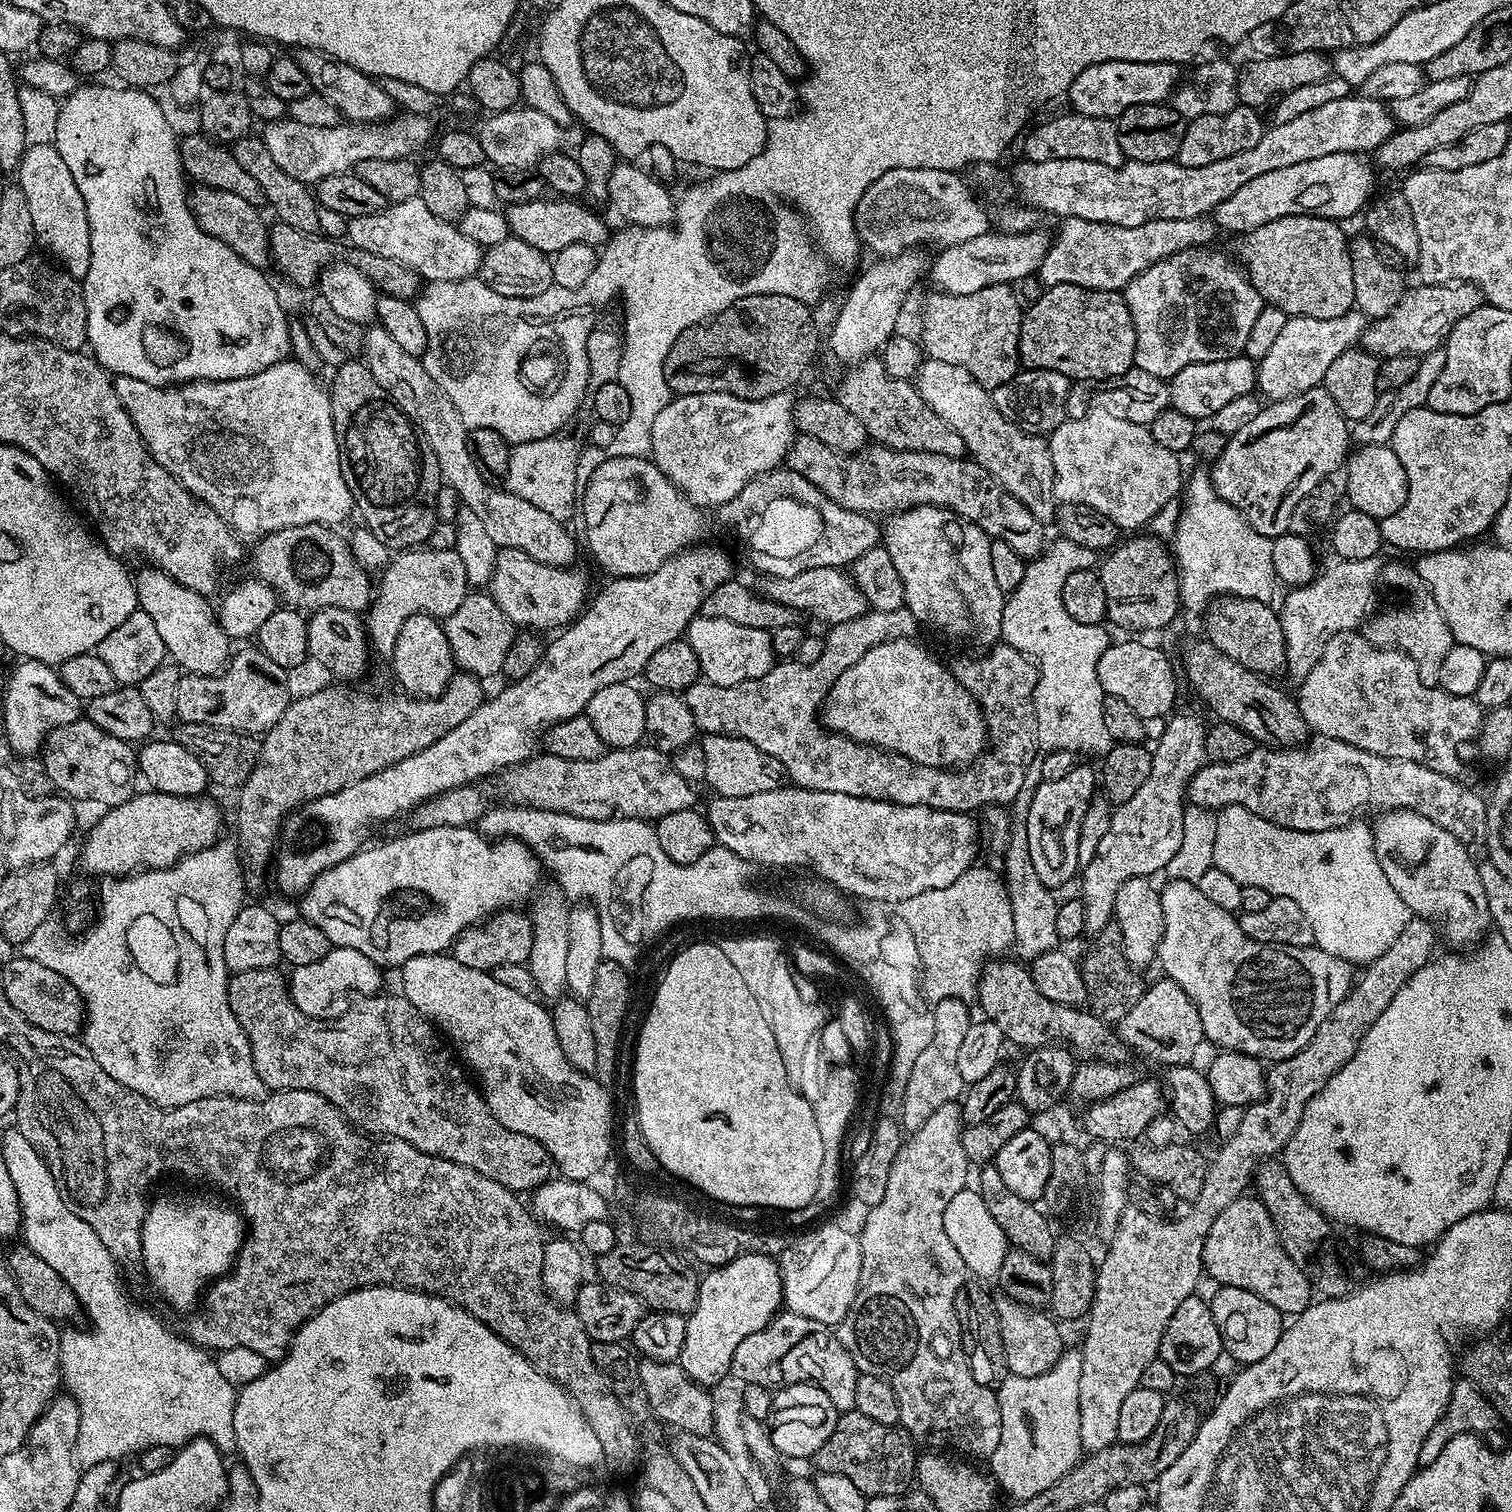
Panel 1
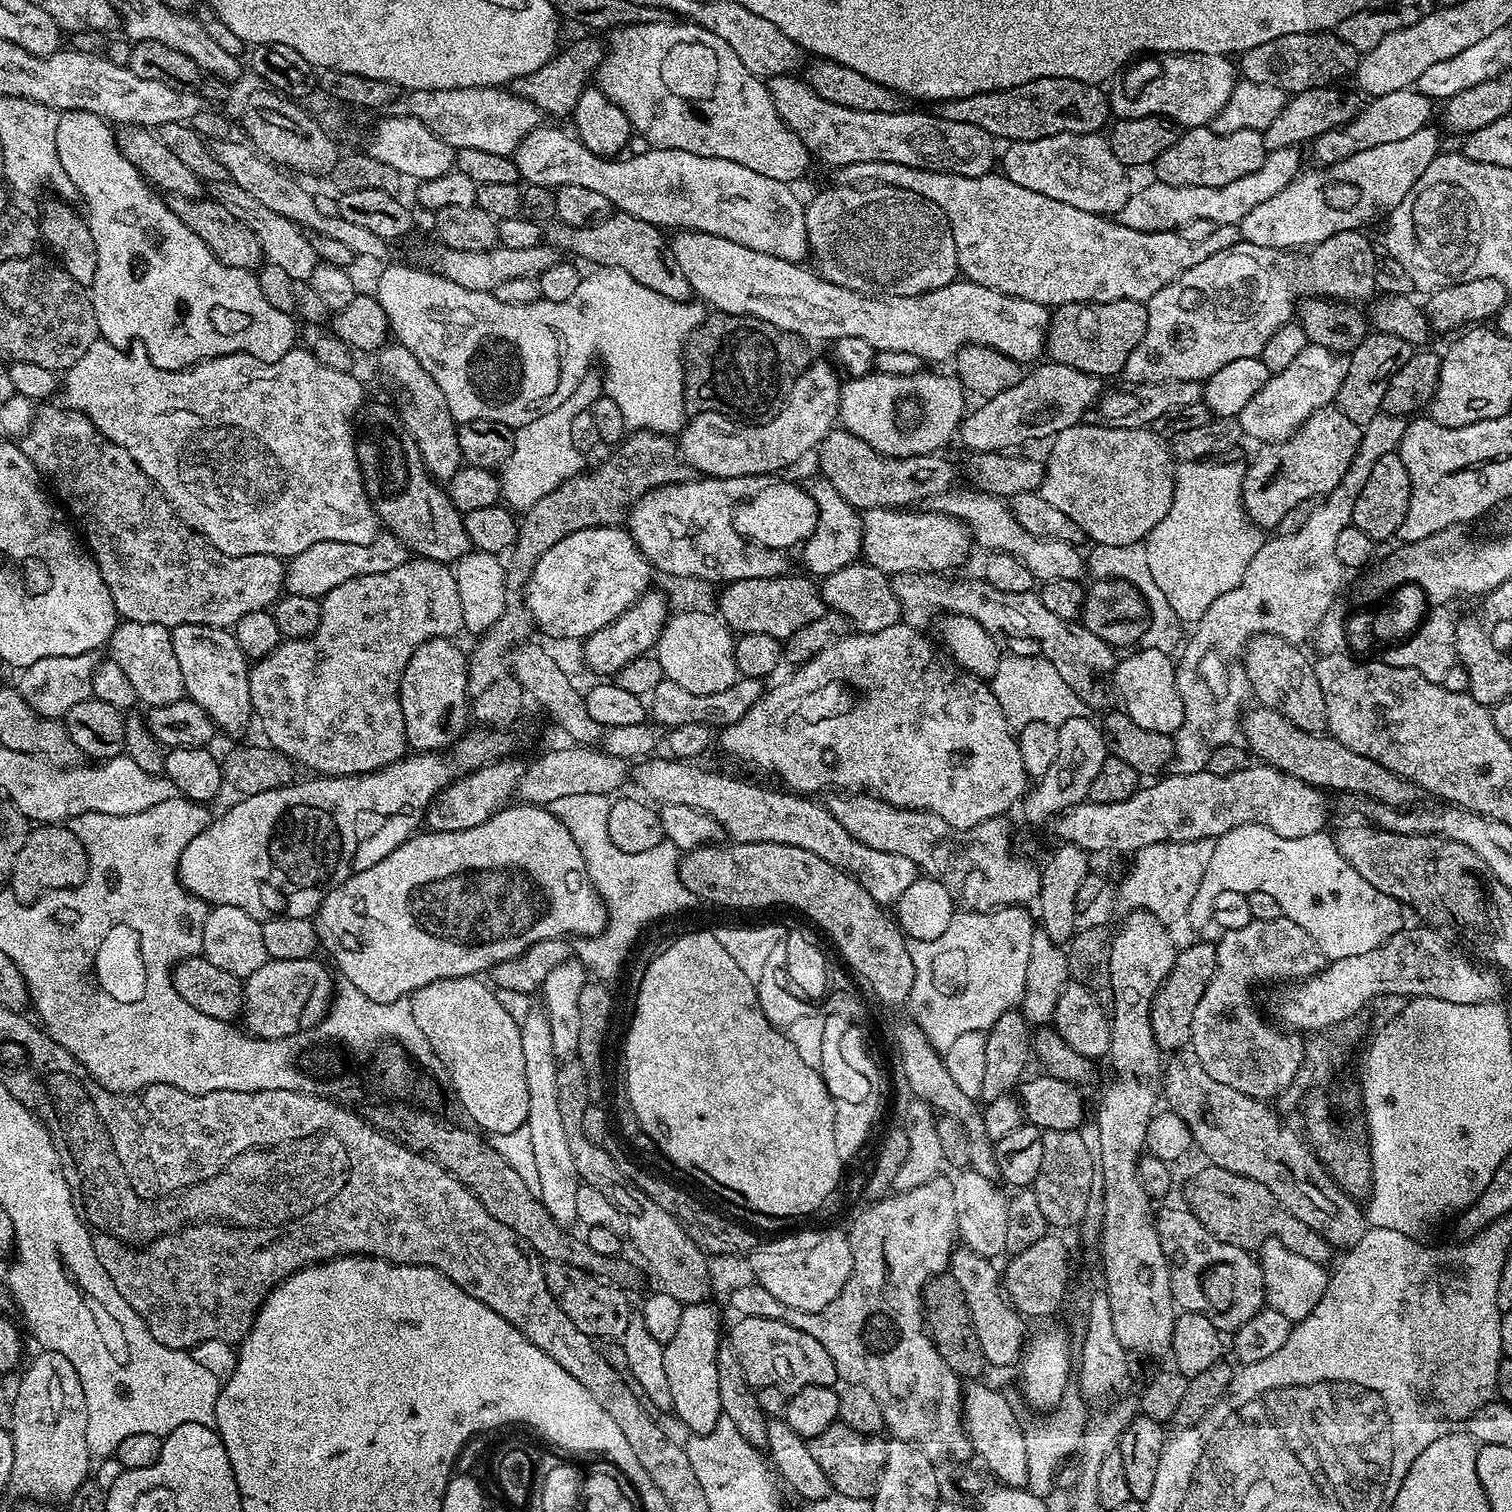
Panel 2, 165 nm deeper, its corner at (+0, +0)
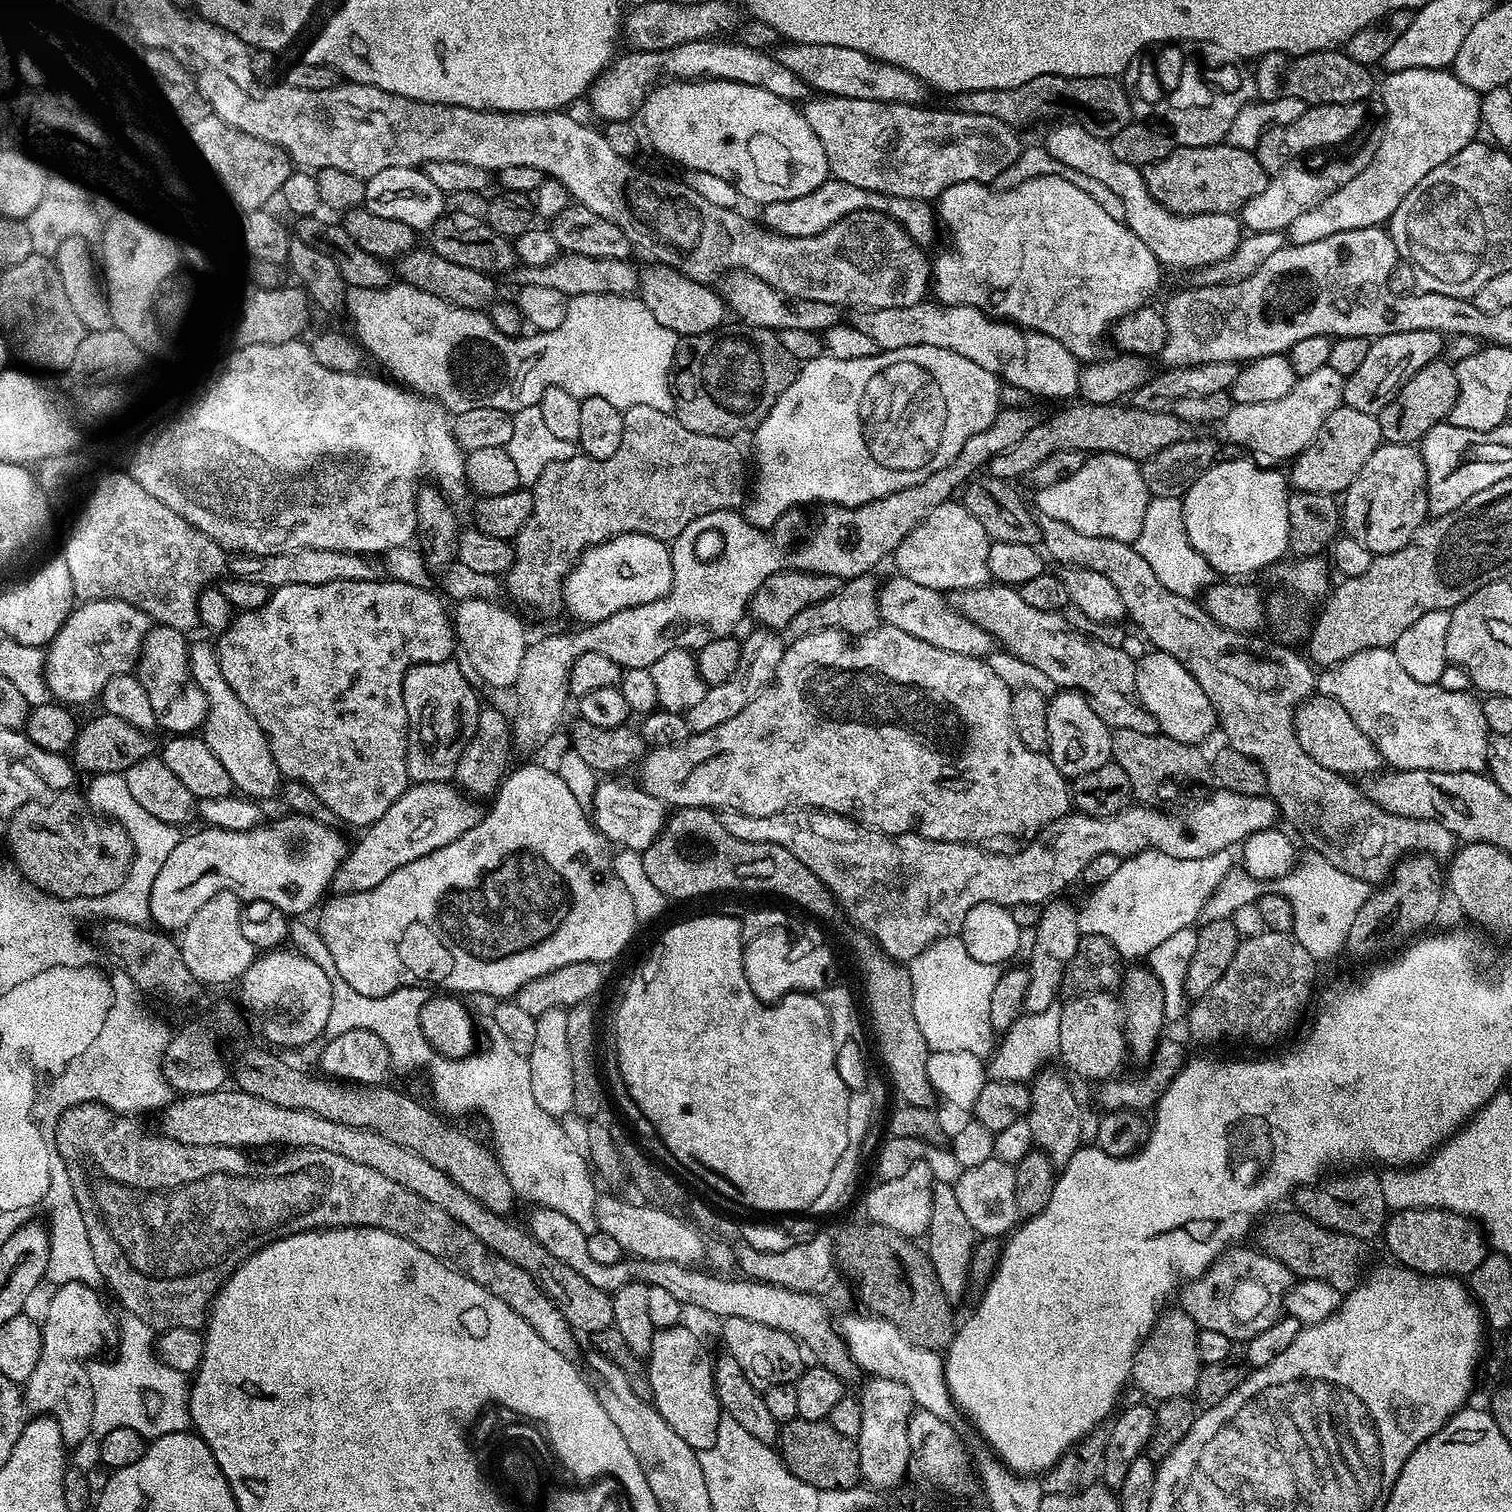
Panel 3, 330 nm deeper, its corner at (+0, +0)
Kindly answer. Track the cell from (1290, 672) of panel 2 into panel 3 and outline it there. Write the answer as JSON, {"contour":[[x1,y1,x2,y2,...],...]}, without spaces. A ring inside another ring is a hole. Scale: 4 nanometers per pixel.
{"contour":[[1310,696,1295,709,1293,724,1300,749,1323,769,1334,770,1347,778,1357,778,1364,774,1375,775,1383,767,1377,748,1366,734,1362,734,1350,714,1329,696]]}

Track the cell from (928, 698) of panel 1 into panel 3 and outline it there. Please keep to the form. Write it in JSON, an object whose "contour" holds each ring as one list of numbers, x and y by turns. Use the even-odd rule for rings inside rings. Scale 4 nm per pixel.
{"contour":[[881,626,865,636,854,637,838,630,822,630,791,641,785,647,782,662,778,662,775,680,753,698,746,710,734,714,730,722,722,722,722,726,714,726,714,730,689,735,687,740,669,748,652,748,638,765,638,784,646,794,673,809,721,810,725,807,751,816,769,816,789,810,839,812,885,836,915,834,928,840,976,844,984,842,980,840,996,840,999,836,1035,834,1058,817,1069,815,1070,784,1048,755,1030,750,1022,738,1018,738,1014,718,1010,714,1012,694,1013,689,994,674,987,659,938,650,938,646,930,646,930,642,922,642,922,638,914,638,914,634,905,634,897,628]]}

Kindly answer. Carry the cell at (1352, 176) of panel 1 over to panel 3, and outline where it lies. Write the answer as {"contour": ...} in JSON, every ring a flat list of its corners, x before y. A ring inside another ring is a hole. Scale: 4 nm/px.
{"contour":[[1410,68,1389,72,1384,76,1384,88,1388,92,1396,92,1384,100,1384,108,1388,111,1388,117,1384,120,1384,136,1379,137,1380,145,1366,170,1362,174,1350,178,1346,186,1334,190,1330,198,1323,200,1314,210,1306,210,1299,218,1286,229,1286,236,1293,244,1305,244,1306,242,1318,242,1318,238,1330,238,1330,234,1338,234,1346,230,1362,230,1363,228,1378,228,1387,225,1392,219,1394,210,1434,170,1434,166,1442,166,1458,150,1462,150,1477,139,1476,128,1481,127,1480,109,1482,107,1481,93,1475,92,1458,80,1452,70,1442,68]]}

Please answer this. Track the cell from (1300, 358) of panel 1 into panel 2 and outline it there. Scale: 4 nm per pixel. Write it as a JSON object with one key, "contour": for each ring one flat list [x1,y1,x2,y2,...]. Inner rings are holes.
{"contour":[[1308,343,1298,358,1286,366,1286,370,1269,375,1266,386,1262,386,1262,390,1250,398,1246,410,1240,412,1238,421,1243,435,1248,440,1260,440,1261,445,1274,444,1294,435,1306,418,1310,418,1310,414,1319,408,1329,407,1335,401,1347,369,1347,355,1326,350,1326,346]]}

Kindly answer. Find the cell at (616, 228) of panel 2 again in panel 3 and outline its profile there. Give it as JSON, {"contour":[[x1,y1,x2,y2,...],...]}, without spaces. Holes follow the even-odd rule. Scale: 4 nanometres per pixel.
{"contour":[[652,266,640,285,640,296,650,314,666,326,666,330,675,332,677,337,697,336,707,332,715,332,725,327,724,312,726,313,726,300,720,296,705,281,691,280,678,268,667,266]]}

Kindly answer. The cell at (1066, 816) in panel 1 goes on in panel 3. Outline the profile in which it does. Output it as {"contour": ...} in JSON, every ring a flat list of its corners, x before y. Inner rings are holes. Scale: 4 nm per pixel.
{"contour":[[1060,690,1049,699,1046,710,1046,755,1052,759,1054,766,1058,766,1064,777,1075,778,1109,763,1112,760,1112,733,1113,729,1102,722,1094,710,1090,710,1090,702,1081,692]]}

